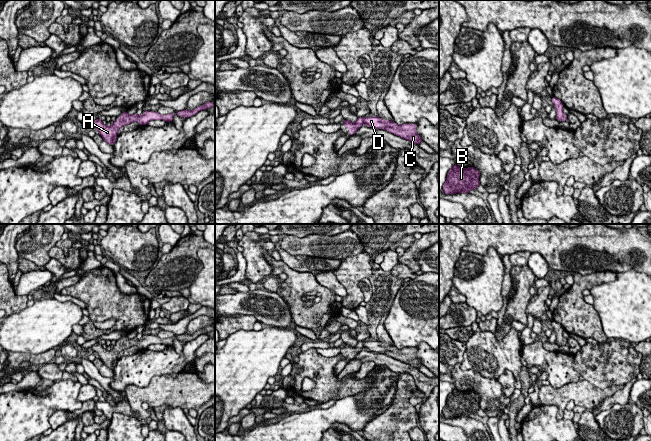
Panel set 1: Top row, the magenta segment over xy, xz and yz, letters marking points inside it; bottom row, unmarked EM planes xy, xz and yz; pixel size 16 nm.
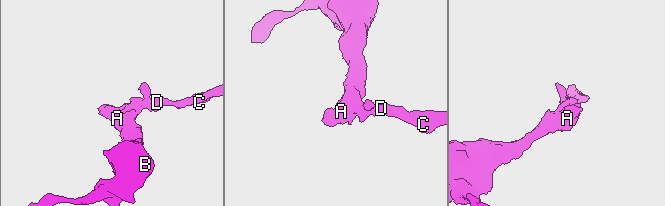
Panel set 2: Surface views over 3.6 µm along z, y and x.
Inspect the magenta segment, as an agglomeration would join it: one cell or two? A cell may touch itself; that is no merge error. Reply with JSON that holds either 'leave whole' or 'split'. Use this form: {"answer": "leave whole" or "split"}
{"answer": "leave whole"}

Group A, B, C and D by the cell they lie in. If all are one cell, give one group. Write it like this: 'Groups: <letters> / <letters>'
Groups: A B C D

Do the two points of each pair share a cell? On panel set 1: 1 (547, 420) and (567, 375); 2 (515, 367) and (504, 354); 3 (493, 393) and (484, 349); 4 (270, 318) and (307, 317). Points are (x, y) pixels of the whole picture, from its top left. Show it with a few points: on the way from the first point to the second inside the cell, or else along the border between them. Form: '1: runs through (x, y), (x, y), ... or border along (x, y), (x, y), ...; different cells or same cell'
1: border along (579, 380), (557, 388), (549, 384); different cells
2: runs through (514, 364), (507, 357); same cell
3: border along (468, 369), (473, 369), (486, 377), (497, 379); different cells
4: border along (285, 302), (294, 323); different cells

